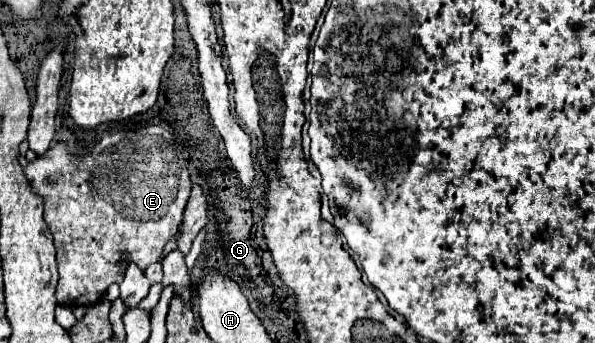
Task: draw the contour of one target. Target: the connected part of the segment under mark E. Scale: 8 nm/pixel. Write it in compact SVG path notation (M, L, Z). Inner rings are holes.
M149 125L149 127L141 127L137 131L117 131L117 133L107 133L95 147L89 155L71 155L65 147L65 143L53 143L51 149L47 149L47 153L43 157L37 157L35 161L31 161L25 169L23 169L31 189L43 197L43 203L45 203L45 211L43 211L43 219L53 235L53 243L55 243L55 249L57 249L57 269L59 269L59 283L57 283L57 303L59 305L67 305L67 307L89 307L93 303L97 303L109 289L111 283L117 283L121 275L121 267L119 267L119 261L135 261L139 269L147 269L151 263L157 263L159 261L159 255L165 247L165 243L175 235L175 229L179 225L179 219L183 215L183 209L185 209L185 203L189 199L189 193L191 193L191 179L189 179L189 171L187 171L187 165L183 161L183 155L179 151L179 147L175 145L173 141L173 135L159 127L159 125Z

